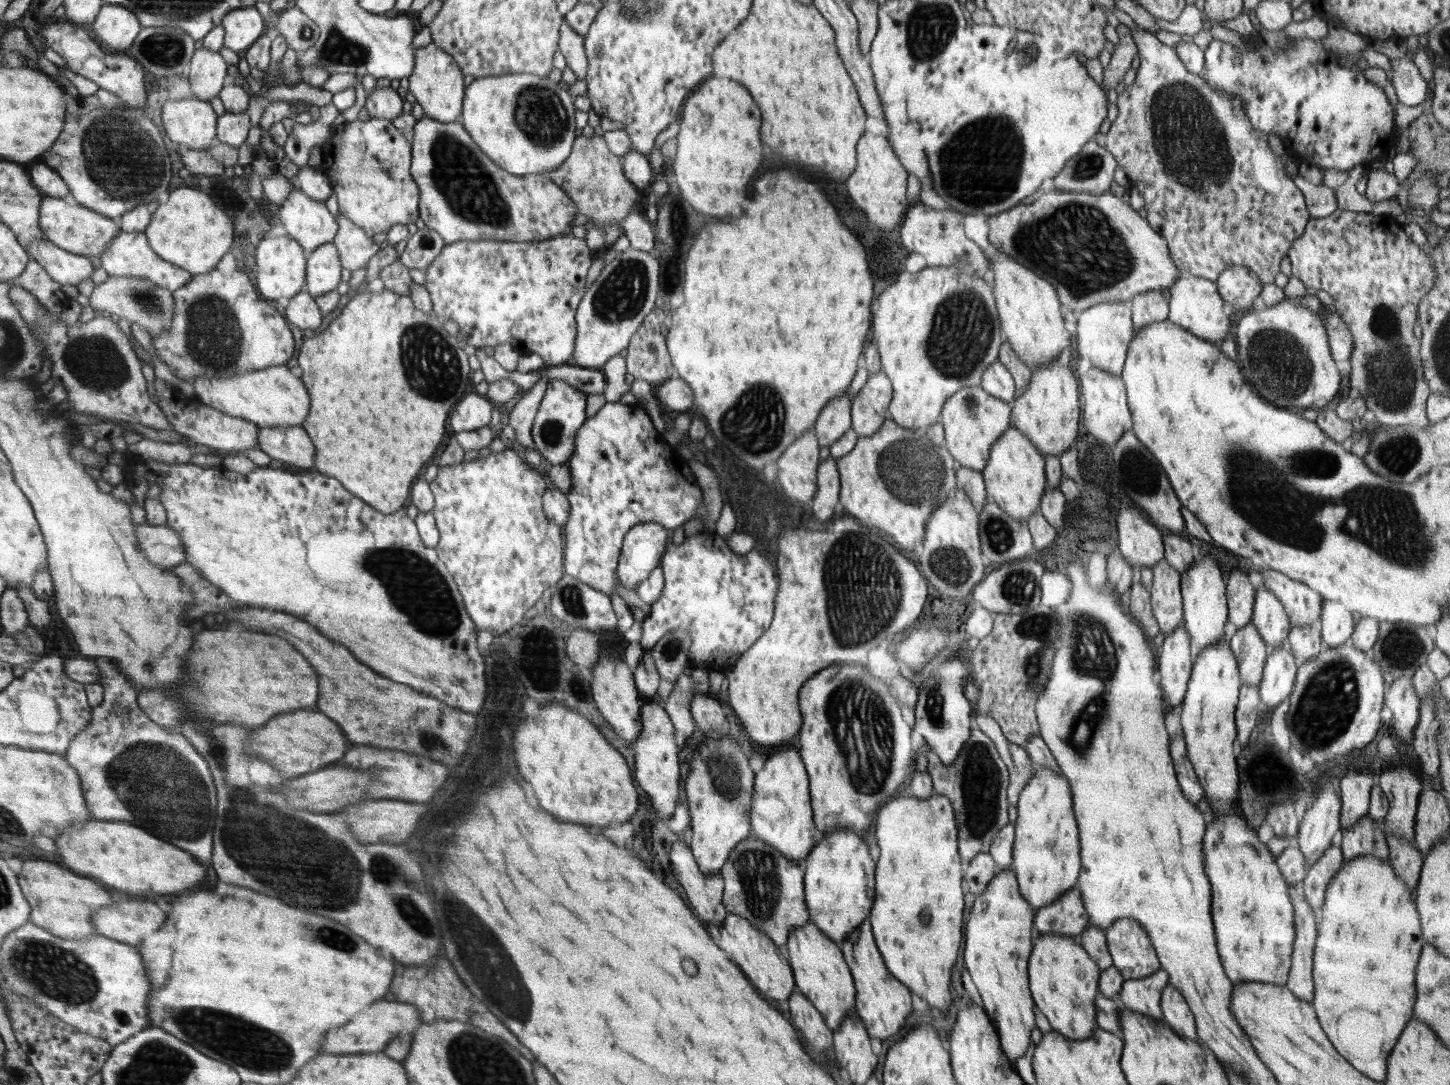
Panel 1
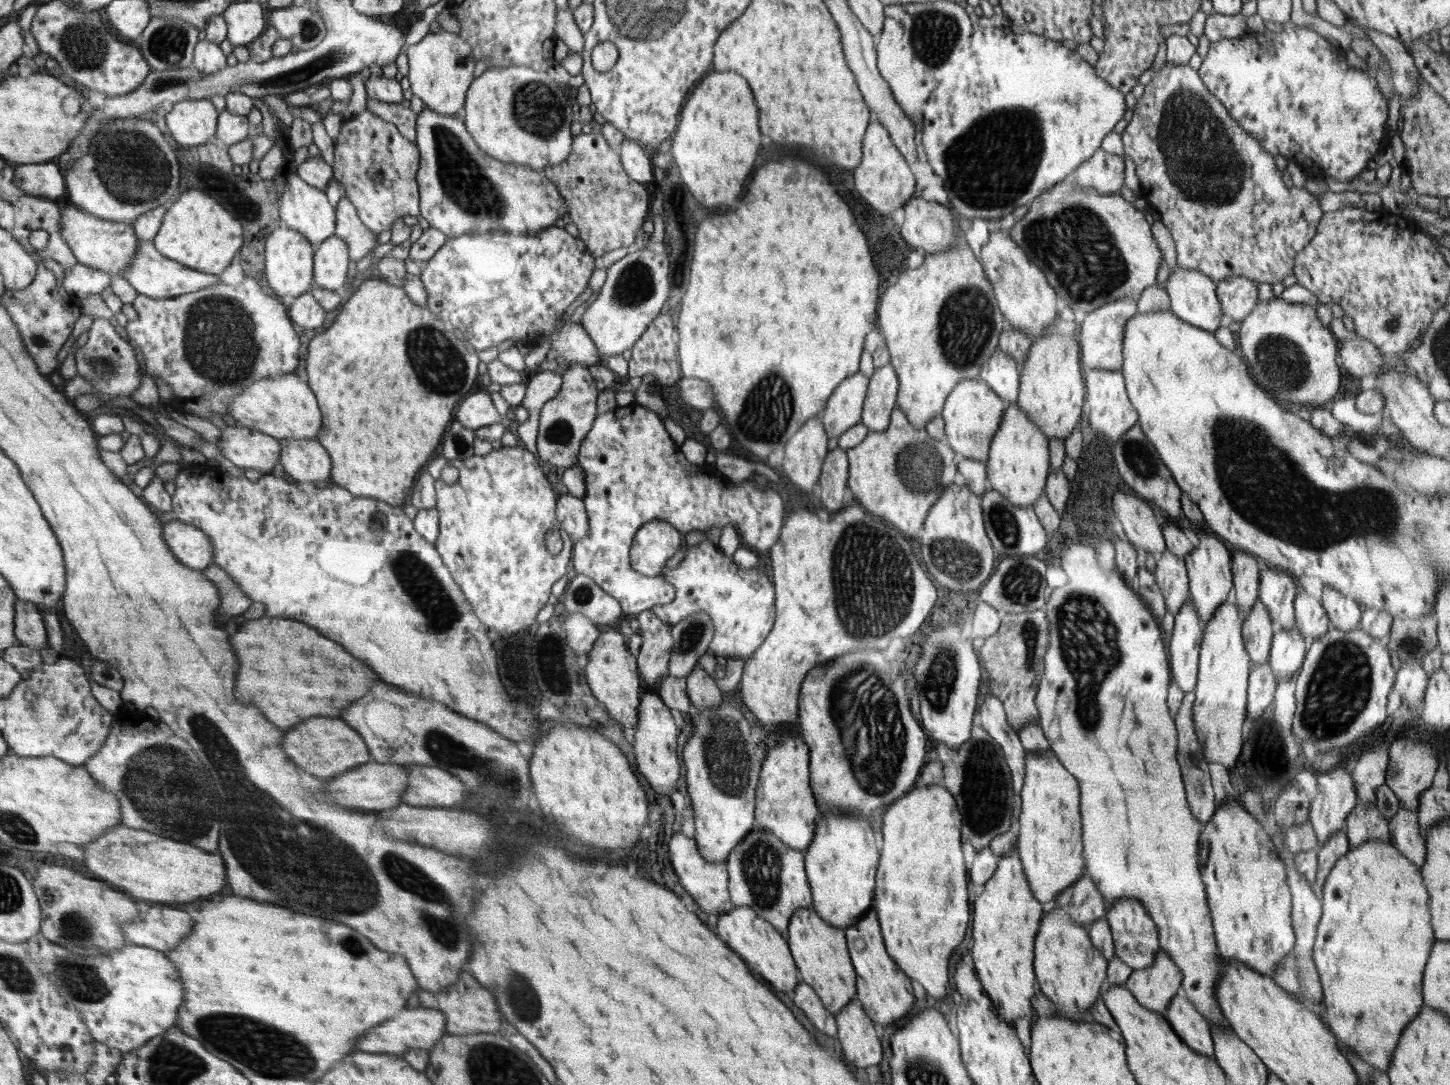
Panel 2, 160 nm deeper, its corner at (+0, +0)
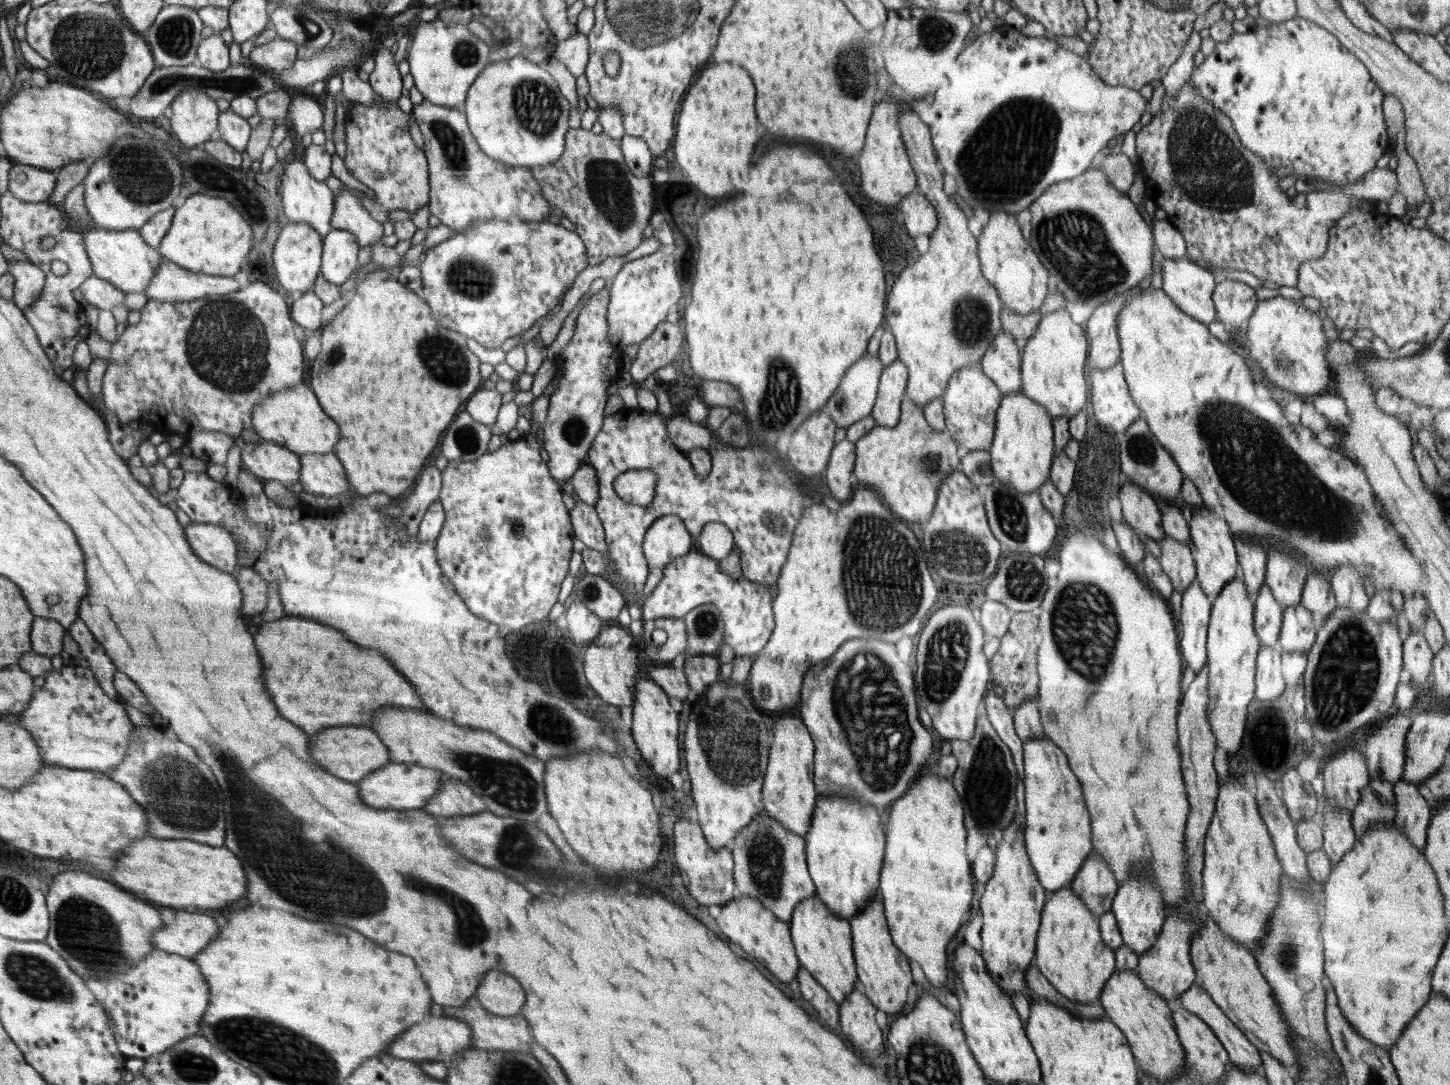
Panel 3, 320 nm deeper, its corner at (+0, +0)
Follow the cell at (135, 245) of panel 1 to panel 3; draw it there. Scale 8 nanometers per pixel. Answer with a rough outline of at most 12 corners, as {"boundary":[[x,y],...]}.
{"boundary":[[162,258],[145,295],[188,303],[238,292],[234,277],[192,273]]}

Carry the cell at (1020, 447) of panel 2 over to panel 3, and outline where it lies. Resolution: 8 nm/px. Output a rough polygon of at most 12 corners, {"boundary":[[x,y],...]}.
{"boundary":[[1003,395],[989,448],[996,479],[1021,493],[1050,476],[1053,420]]}

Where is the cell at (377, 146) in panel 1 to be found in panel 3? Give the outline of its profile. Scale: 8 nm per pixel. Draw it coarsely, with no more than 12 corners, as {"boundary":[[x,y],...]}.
{"boundary":[[376,94],[345,124],[350,174],[383,221],[428,204],[428,165],[410,113]]}

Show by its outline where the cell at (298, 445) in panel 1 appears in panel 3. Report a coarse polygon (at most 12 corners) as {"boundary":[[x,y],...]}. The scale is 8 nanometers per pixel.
{"boundary":[[300,454],[306,492],[337,496],[352,490],[340,460]]}

